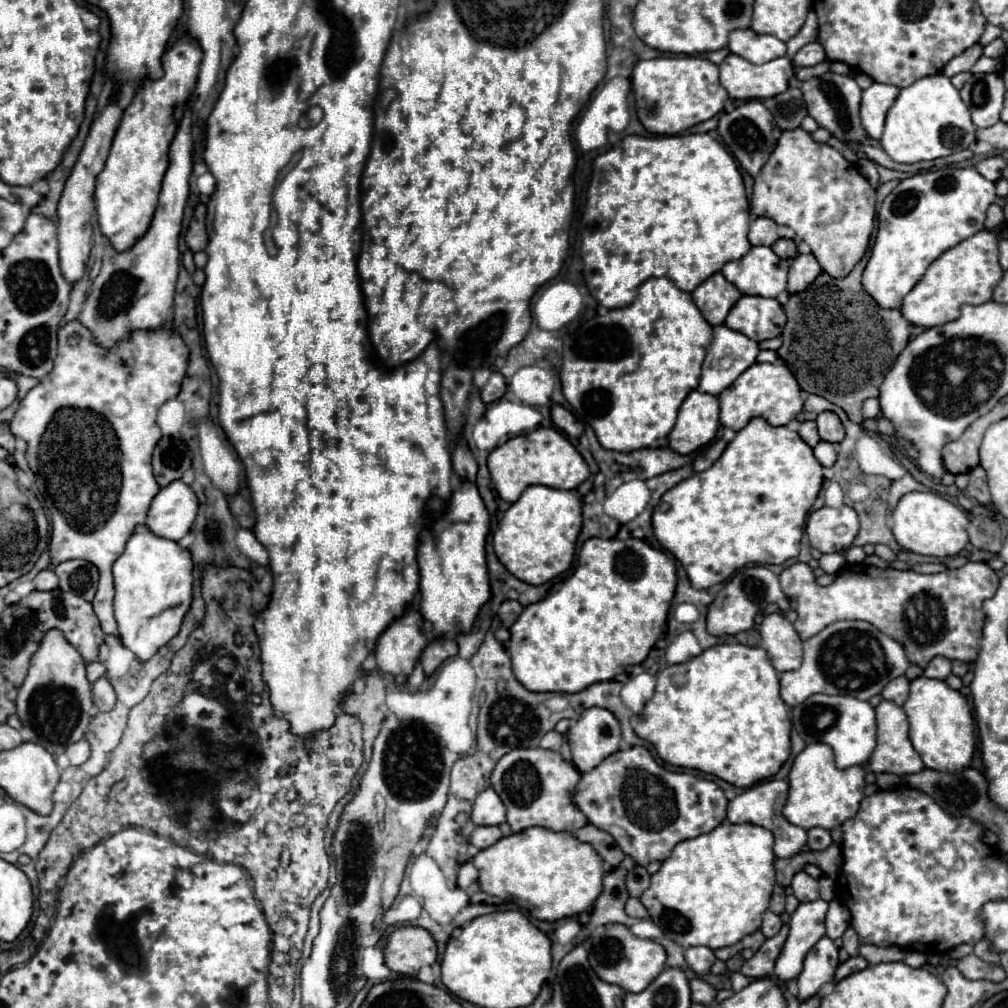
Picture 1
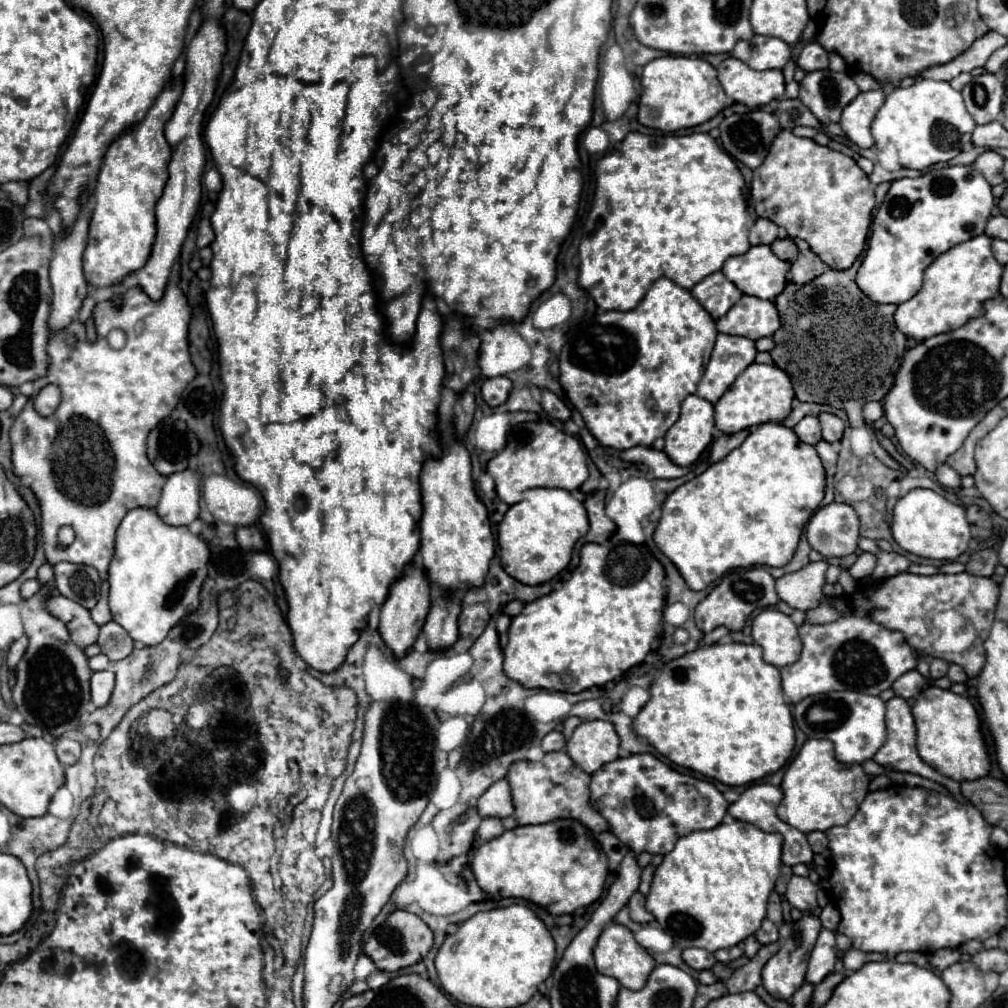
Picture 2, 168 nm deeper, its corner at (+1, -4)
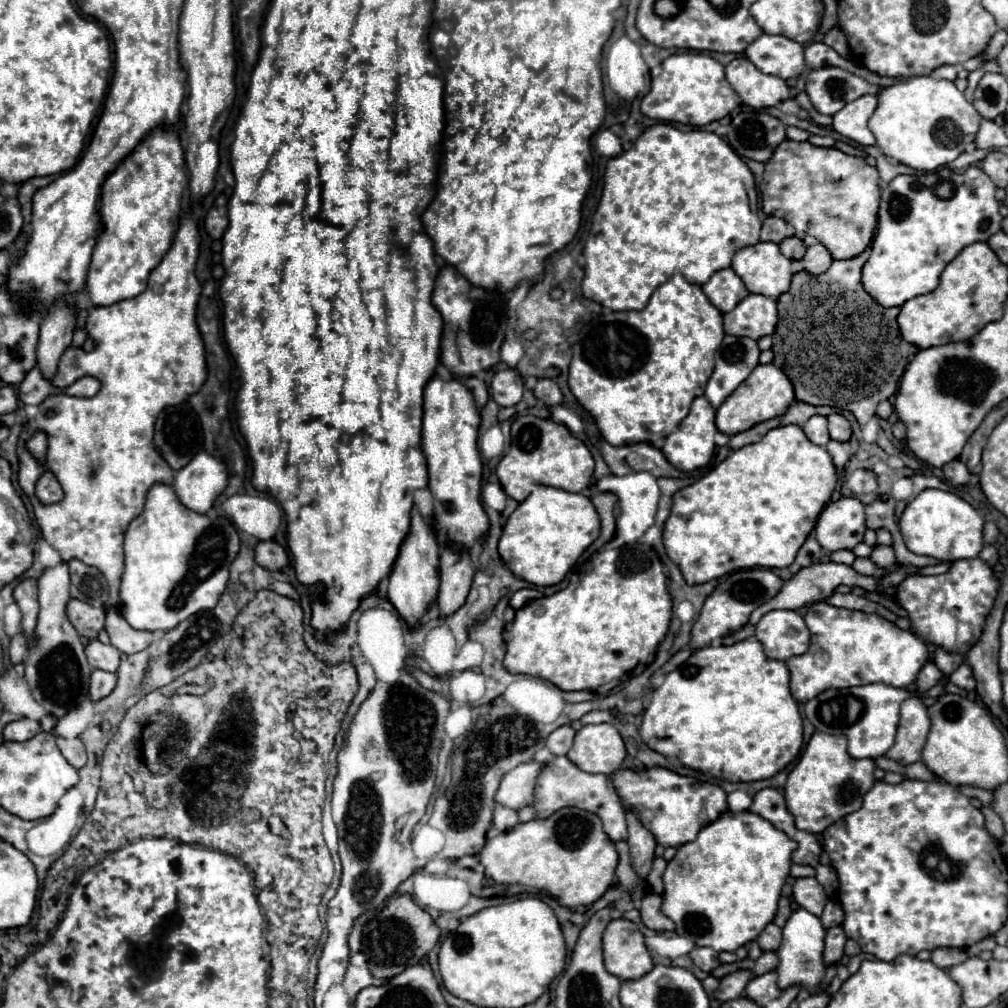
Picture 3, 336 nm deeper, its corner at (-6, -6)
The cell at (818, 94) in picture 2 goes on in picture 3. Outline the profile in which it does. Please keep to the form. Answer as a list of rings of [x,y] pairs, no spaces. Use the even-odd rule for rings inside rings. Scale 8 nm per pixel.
[[[816,68],[806,76],[806,94],[820,114],[834,116],[848,102],[876,92],[866,80],[842,68]]]

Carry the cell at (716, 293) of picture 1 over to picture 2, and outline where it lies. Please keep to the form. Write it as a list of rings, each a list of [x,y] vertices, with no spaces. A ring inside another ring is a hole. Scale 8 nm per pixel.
[[[715,272],[701,280],[691,294],[697,298],[697,302],[711,314],[713,320],[719,320],[727,314],[727,310],[743,296],[733,282],[729,282],[723,272]]]

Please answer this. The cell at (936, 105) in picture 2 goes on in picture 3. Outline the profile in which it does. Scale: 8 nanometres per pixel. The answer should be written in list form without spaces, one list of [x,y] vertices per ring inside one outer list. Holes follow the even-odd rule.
[[[916,76],[878,92],[878,106],[870,118],[870,130],[884,156],[894,158],[914,170],[932,172],[974,144],[982,116],[950,80]]]

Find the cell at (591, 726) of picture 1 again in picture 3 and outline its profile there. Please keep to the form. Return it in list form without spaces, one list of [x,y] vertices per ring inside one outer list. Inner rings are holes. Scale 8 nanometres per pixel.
[[[586,724],[566,756],[584,772],[614,774],[628,754],[614,724]]]

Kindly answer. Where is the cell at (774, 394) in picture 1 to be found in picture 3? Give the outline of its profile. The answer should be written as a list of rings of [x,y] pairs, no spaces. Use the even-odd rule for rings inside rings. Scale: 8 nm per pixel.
[[[758,364],[752,370],[752,374],[716,410],[716,428],[728,436],[740,434],[758,422],[782,416],[792,402],[794,402],[794,388],[788,376],[784,376],[784,372],[774,364]]]

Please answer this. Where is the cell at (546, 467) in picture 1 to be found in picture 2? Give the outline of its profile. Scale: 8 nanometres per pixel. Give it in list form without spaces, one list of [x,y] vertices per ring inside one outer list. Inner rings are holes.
[[[523,422],[513,426],[507,446],[489,460],[489,476],[495,480],[495,492],[505,504],[517,504],[529,488],[563,488],[577,490],[589,476],[581,444],[549,422]]]

